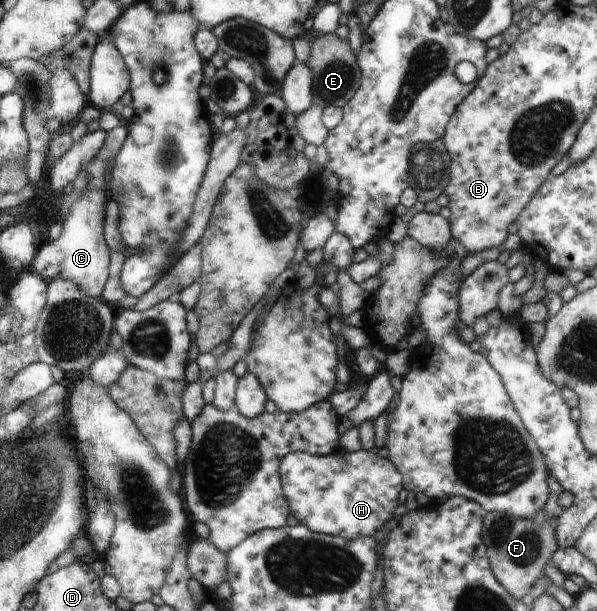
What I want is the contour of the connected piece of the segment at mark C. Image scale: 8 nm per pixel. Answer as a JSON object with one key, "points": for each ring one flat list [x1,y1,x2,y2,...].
{"points":[[117,126,108,133,108,140,98,157,86,168,88,185,82,190,82,197,74,201,70,213,61,221,62,233,56,241,40,245,37,256,34,257,30,270,44,282,59,278,72,281,84,295,101,298,104,283,108,279,108,263,110,253,104,243,104,201,106,201,106,169,111,169,110,159,115,159,125,146,129,131,126,127]]}

